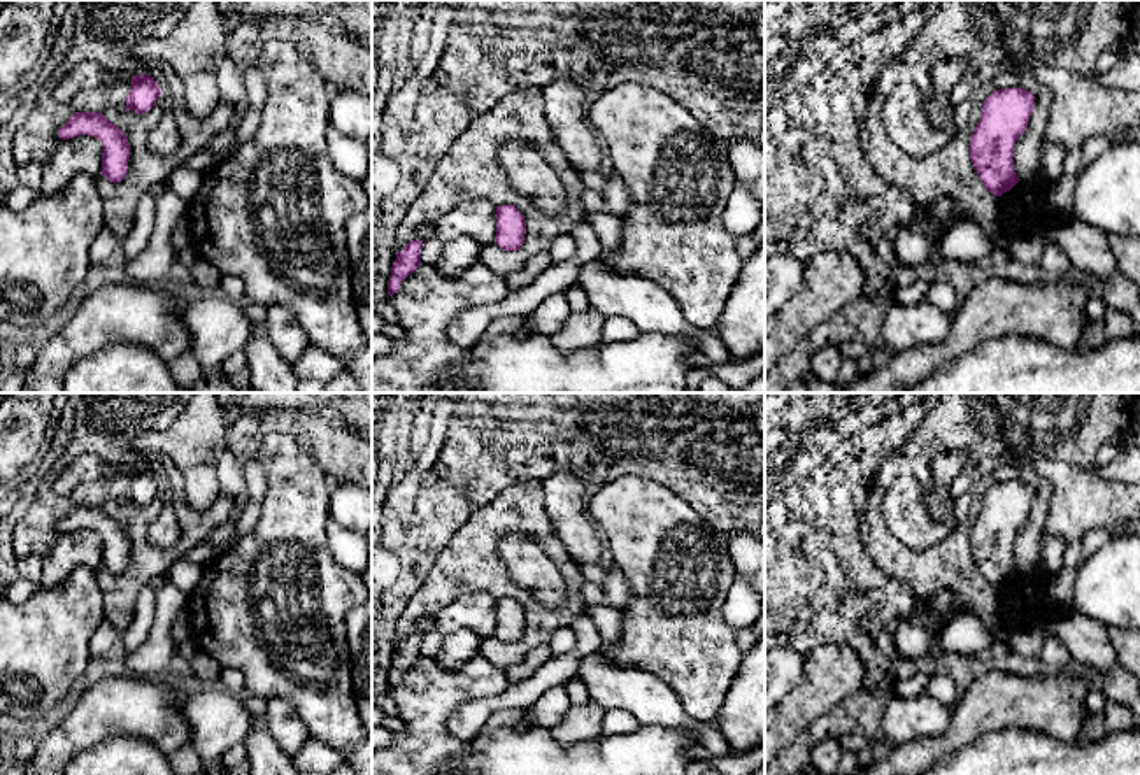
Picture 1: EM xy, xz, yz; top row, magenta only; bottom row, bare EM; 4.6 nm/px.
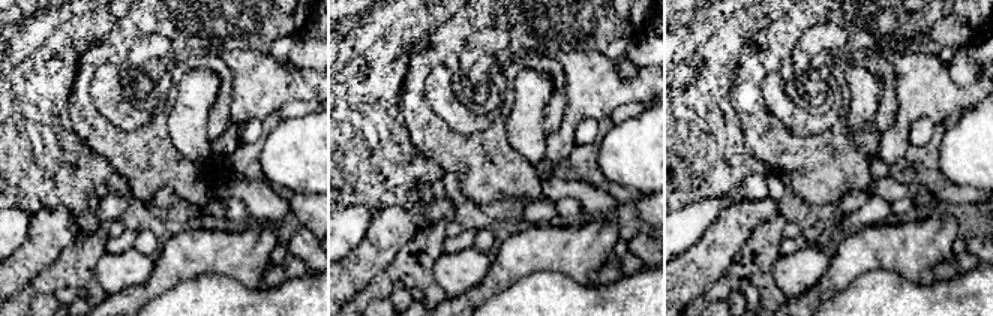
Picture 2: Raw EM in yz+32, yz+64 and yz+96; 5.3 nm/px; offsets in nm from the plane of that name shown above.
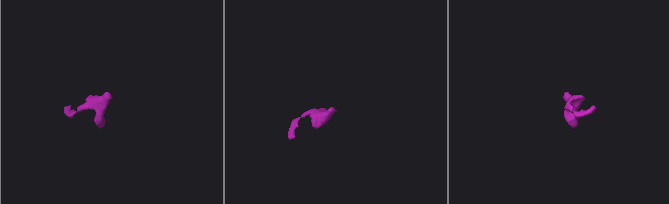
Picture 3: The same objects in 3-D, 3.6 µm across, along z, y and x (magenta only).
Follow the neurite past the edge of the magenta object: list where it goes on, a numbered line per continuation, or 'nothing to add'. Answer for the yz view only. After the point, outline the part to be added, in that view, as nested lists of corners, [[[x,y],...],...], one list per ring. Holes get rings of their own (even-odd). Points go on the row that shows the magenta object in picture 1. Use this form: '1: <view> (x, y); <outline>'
nothing to add

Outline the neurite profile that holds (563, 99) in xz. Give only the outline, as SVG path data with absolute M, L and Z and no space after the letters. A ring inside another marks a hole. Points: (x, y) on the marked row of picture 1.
M568 77L544 86L544 110L551 133L565 158L581 175L596 172L603 146L586 116L586 91Z

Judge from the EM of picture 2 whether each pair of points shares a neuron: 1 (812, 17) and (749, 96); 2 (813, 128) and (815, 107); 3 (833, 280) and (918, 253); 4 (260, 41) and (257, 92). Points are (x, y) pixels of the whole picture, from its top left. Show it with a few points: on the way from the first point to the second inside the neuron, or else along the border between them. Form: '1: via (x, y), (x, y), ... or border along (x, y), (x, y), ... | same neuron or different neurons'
1: via (789, 30), (749, 74) | same neuron
2: border along (786, 93), (795, 104), (812, 114), (825, 114) | different neurons
3: via (854, 259), (860, 253), (897, 253) | same neuron
4: border along (224, 51), (258, 50), (267, 54) | different neurons

